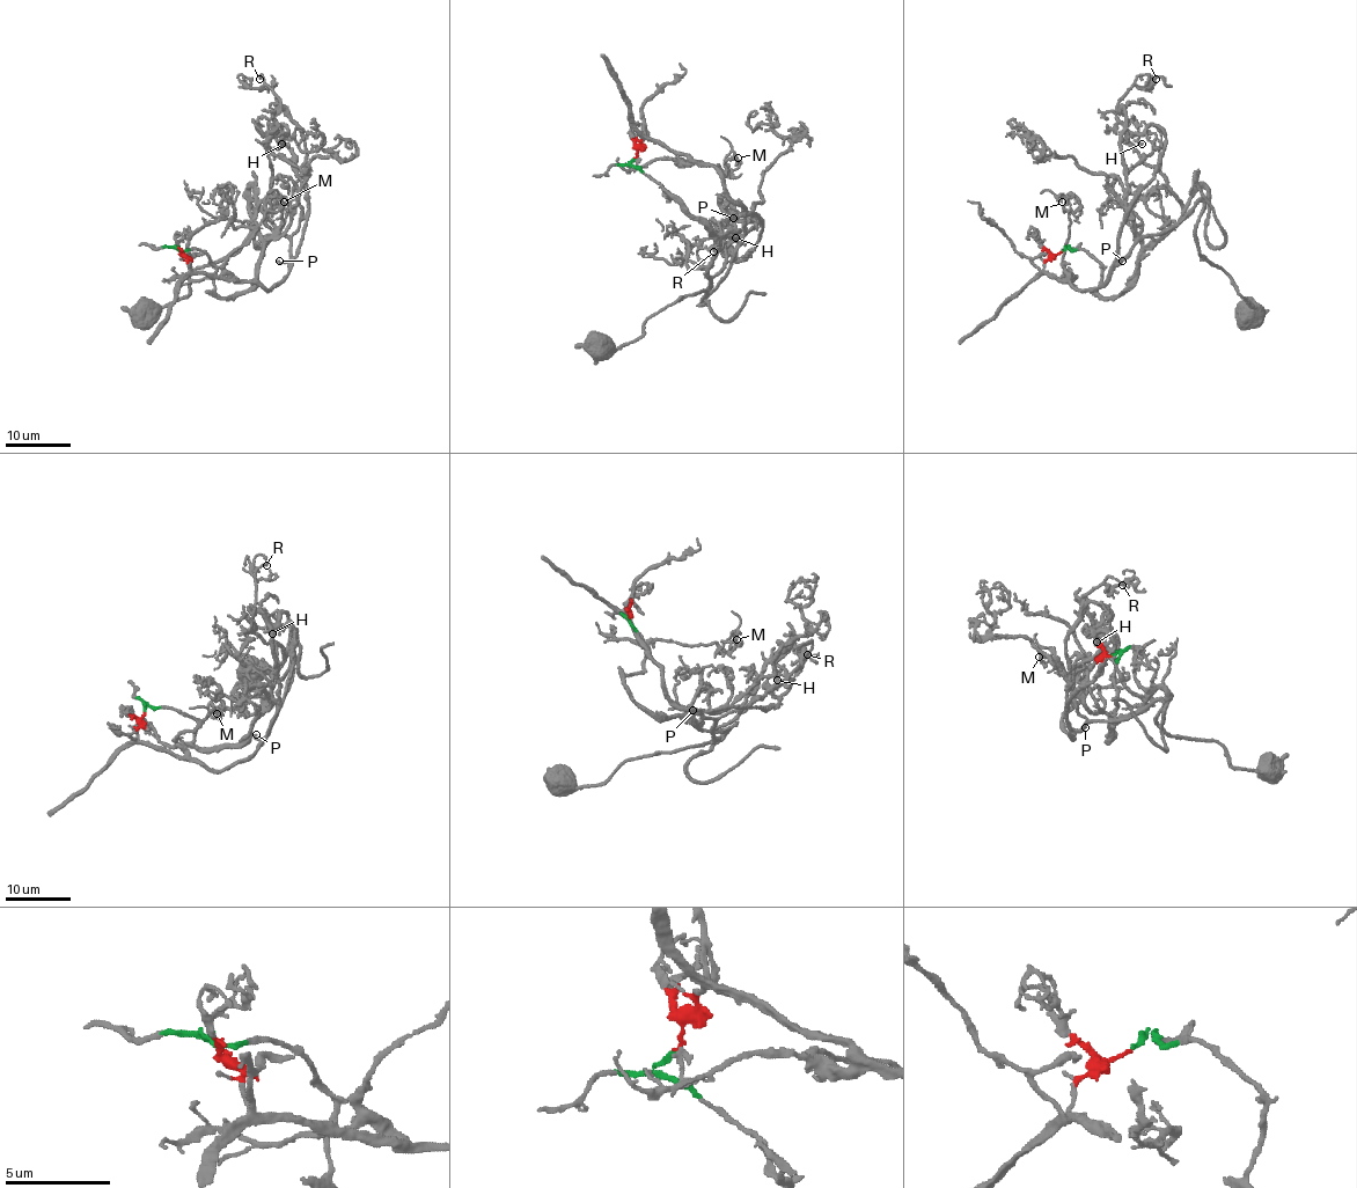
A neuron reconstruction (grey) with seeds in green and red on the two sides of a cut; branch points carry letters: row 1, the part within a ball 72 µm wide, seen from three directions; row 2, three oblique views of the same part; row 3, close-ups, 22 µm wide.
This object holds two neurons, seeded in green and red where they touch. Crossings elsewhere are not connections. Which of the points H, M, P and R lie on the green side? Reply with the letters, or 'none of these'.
none of these

